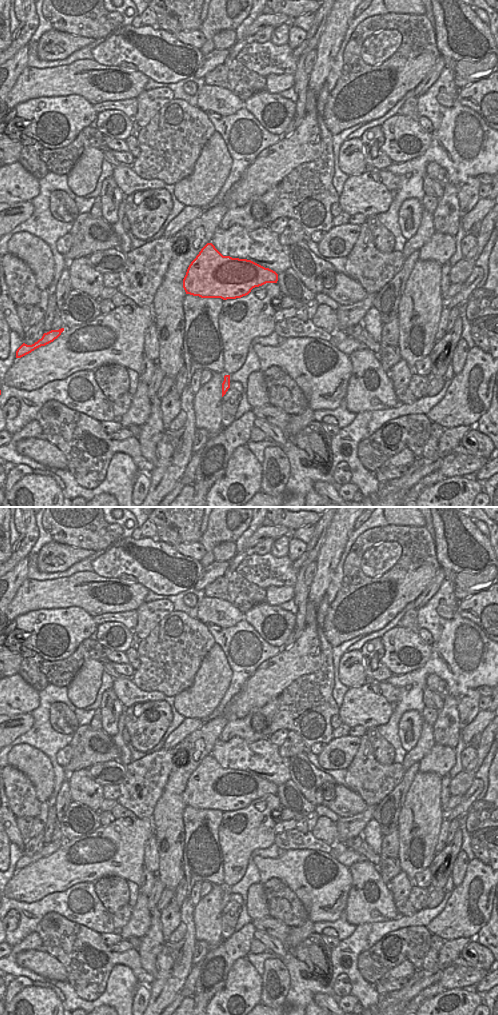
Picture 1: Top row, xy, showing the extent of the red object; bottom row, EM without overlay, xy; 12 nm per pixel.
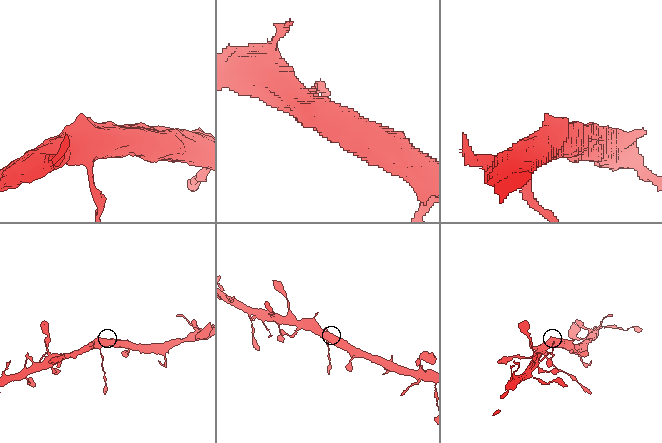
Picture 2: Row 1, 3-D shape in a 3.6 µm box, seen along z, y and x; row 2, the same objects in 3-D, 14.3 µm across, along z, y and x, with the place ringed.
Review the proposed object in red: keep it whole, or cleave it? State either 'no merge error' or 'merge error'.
merge error

